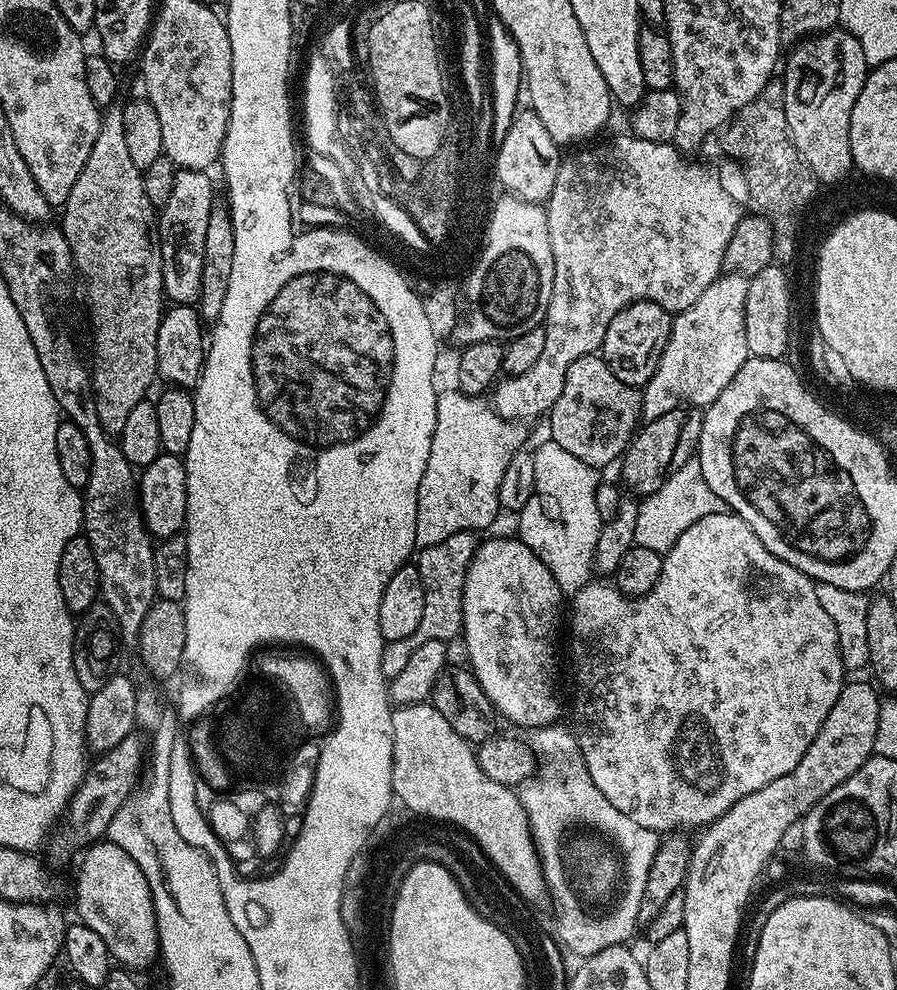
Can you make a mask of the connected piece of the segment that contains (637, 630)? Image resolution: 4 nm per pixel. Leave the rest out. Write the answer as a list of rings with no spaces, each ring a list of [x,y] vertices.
[[[729,510],[724,513],[708,514],[706,517],[698,519],[681,534],[668,552],[663,553],[663,558],[662,574],[658,578],[658,582],[654,582],[654,590],[650,590],[646,594],[624,596],[616,589],[615,583],[596,584],[597,582],[589,582],[586,587],[578,590],[571,597],[572,668],[576,671],[572,676],[572,680],[576,683],[576,693],[572,696],[570,727],[573,736],[576,737],[580,747],[580,756],[584,759],[584,765],[594,782],[594,786],[598,786],[598,790],[602,790],[602,794],[606,794],[607,800],[618,810],[622,810],[622,814],[628,815],[634,822],[638,822],[638,826],[642,826],[646,830],[654,830],[661,834],[676,834],[684,830],[680,828],[700,830],[709,824],[713,824],[718,817],[726,814],[736,802],[746,798],[748,794],[754,794],[756,790],[762,790],[762,786],[770,786],[770,782],[774,782],[774,778],[782,778],[782,774],[790,774],[790,770],[794,770],[794,766],[798,766],[798,762],[802,762],[802,758],[806,754],[806,750],[810,750],[810,744],[814,742],[814,738],[818,738],[818,730],[822,730],[822,722],[826,722],[826,714],[830,714],[834,702],[838,702],[838,694],[844,689],[846,683],[846,669],[840,653],[839,634],[835,630],[834,622],[826,614],[825,607],[818,602],[817,581],[811,580],[809,576],[802,574],[802,570],[798,570],[794,566],[782,562],[774,554],[770,554],[770,550],[766,550],[762,538],[758,538],[758,534],[754,534],[754,530],[750,530],[747,522],[741,516],[736,515],[735,512]]]

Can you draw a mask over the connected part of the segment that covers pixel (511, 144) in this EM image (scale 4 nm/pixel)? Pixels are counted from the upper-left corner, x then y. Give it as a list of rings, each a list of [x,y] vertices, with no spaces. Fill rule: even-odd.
[[[531,110],[517,111],[510,122],[505,140],[495,149],[494,170],[498,174],[496,182],[505,193],[517,196],[520,200],[529,200],[531,204],[547,201],[554,190],[554,178],[558,178],[558,166],[562,159],[561,145],[550,138],[542,118]]]

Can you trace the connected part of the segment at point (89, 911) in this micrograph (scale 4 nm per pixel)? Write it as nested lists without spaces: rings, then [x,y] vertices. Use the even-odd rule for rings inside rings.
[[[101,838],[85,847],[76,872],[76,912],[79,923],[90,926],[102,942],[106,942],[109,957],[128,970],[148,968],[157,963],[160,939],[154,914],[154,902],[146,876],[134,858],[122,846]]]

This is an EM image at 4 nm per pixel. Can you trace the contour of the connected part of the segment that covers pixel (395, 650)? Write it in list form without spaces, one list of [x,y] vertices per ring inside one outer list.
[[[459,532],[450,534],[450,538],[442,538],[434,546],[423,549],[418,556],[418,567],[422,574],[426,606],[422,606],[422,622],[418,622],[418,630],[410,634],[410,638],[390,640],[384,645],[382,654],[382,674],[386,678],[397,676],[406,667],[406,661],[414,655],[414,650],[422,646],[422,642],[442,640],[452,642],[461,635],[462,622],[462,594],[466,582],[466,570],[476,553],[478,536],[476,532]]]

